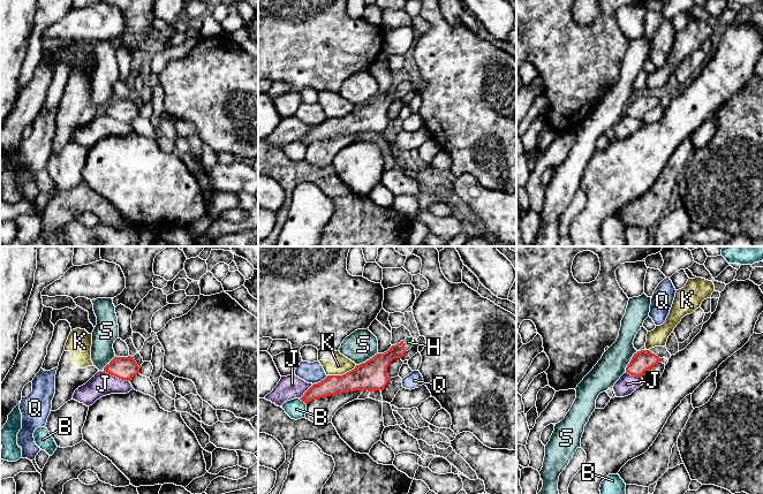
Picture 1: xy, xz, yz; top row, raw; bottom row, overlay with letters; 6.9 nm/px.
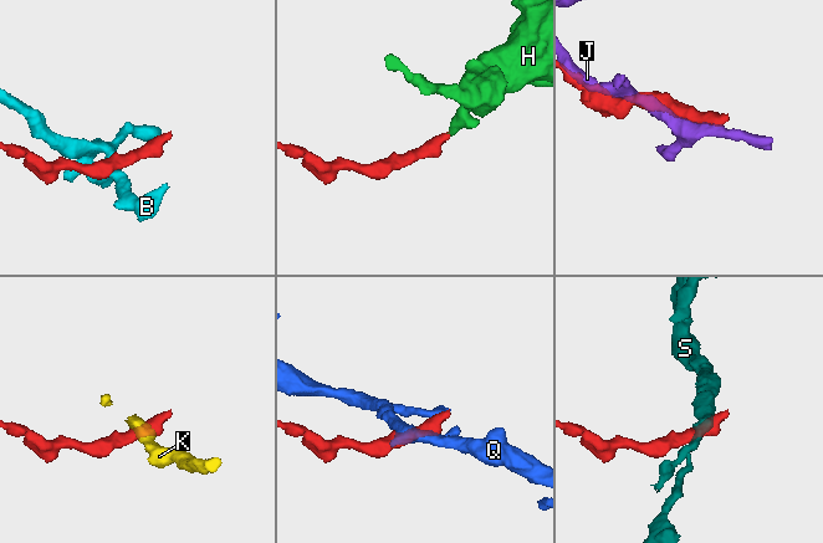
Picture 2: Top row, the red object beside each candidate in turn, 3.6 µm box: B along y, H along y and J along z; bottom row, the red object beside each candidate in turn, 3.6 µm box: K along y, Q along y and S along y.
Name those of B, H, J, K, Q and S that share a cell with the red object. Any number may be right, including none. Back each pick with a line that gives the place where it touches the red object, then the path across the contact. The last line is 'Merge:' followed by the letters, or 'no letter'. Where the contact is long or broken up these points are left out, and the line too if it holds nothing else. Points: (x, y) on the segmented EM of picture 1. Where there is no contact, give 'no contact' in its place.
H: xz (403, 346) | across xz (376, 369), (391, 354), (403, 346), (408, 342)
Merge: H

